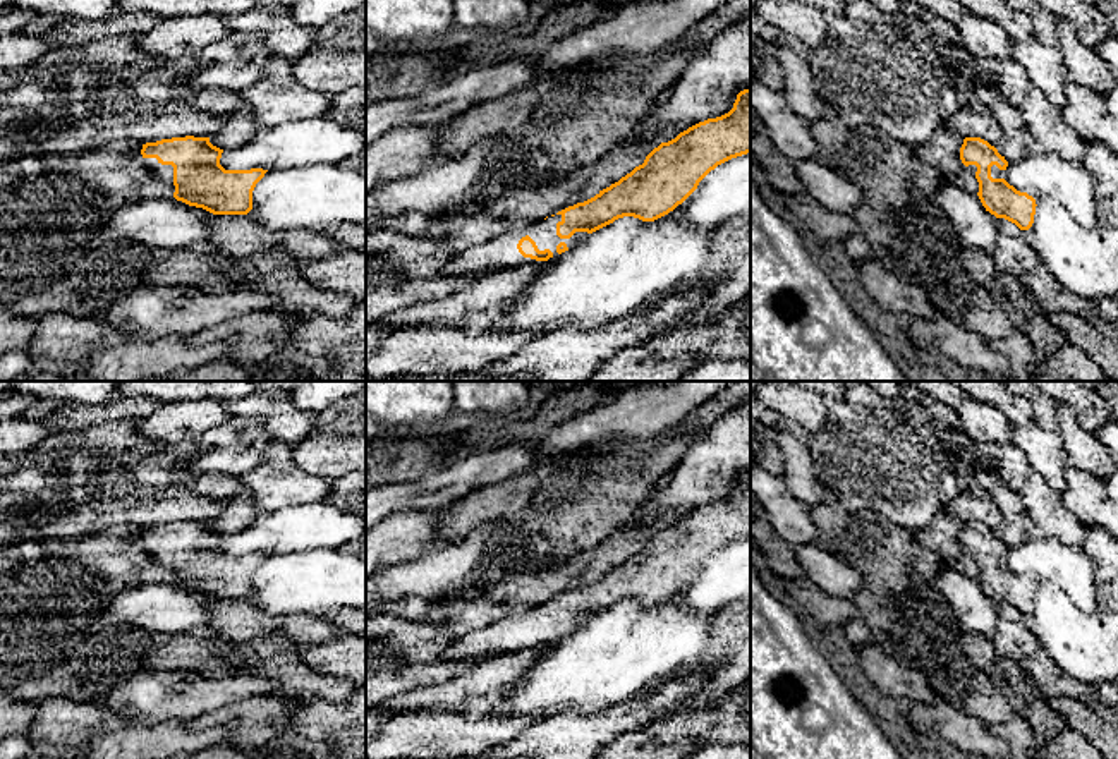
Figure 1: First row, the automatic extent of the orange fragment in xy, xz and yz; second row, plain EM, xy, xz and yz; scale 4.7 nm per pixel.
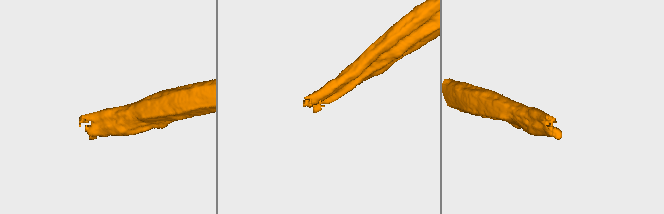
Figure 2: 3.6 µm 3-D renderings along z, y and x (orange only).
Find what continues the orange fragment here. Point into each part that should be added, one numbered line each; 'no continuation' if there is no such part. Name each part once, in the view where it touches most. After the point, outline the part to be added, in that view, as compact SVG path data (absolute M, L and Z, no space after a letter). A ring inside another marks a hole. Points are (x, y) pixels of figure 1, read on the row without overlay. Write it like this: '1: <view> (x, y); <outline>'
1: xz (500, 637); M562 599L548 601L546 604L532 608L524 615L507 616L486 627L476 628L467 635L453 641L445 649L441 658L483 661L488 658L536 647L536 644L524 642L517 634L519 625L526 620L536 627L539 635L550 634L553 642L558 639L556 630L560 627L565 627L570 634L589 620L587 616L575 616L570 623L560 623L556 620L558 606L562 606Z

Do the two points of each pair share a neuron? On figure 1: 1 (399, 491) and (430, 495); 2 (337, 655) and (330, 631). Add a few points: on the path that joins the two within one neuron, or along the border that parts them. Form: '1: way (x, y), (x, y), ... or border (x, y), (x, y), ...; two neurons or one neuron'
1: way (406, 495), (423, 495); one neuron
2: border (346, 634), (301, 648); two neurons

